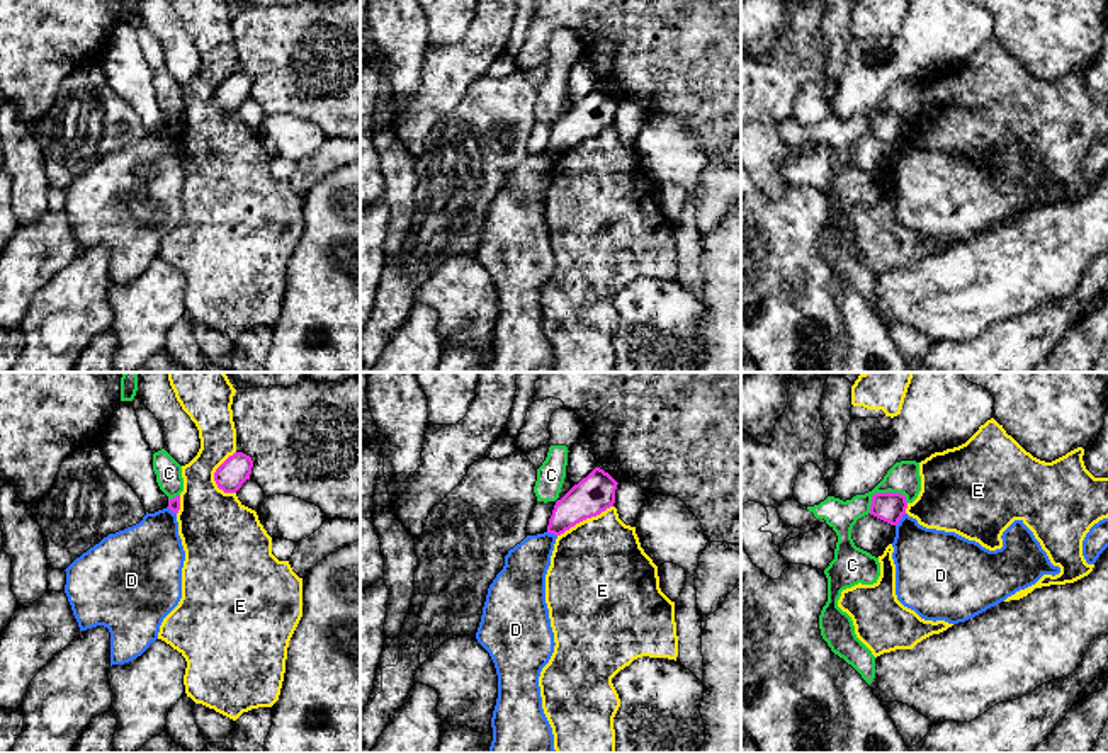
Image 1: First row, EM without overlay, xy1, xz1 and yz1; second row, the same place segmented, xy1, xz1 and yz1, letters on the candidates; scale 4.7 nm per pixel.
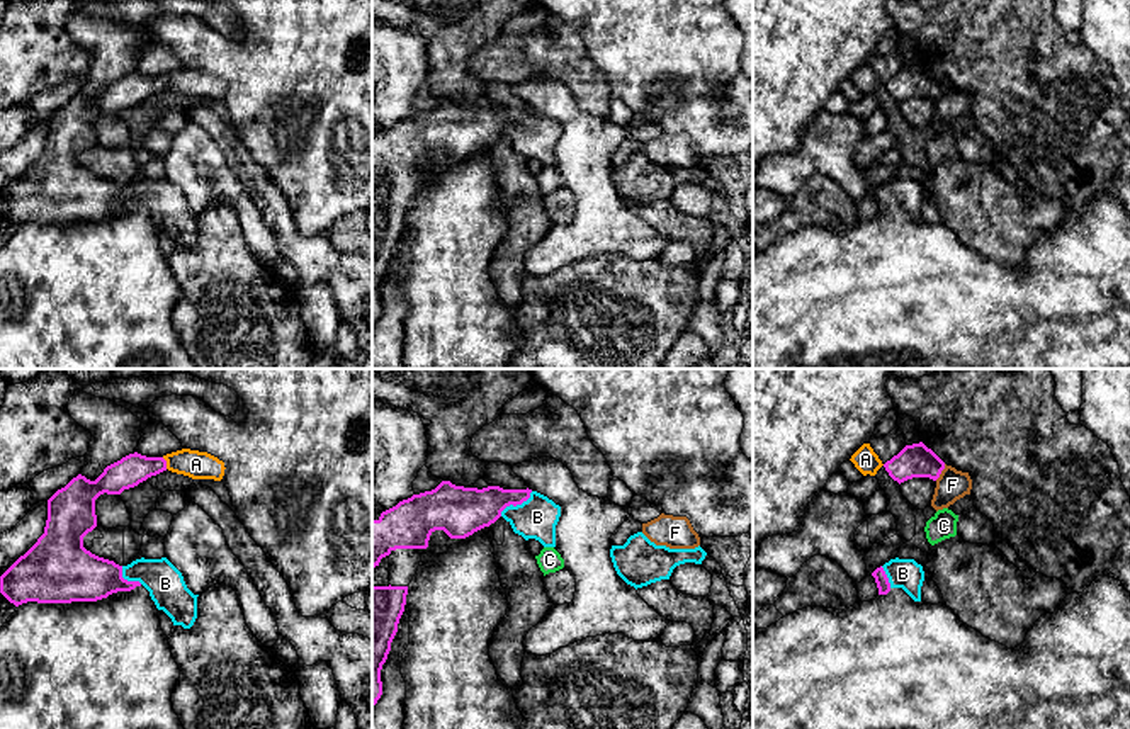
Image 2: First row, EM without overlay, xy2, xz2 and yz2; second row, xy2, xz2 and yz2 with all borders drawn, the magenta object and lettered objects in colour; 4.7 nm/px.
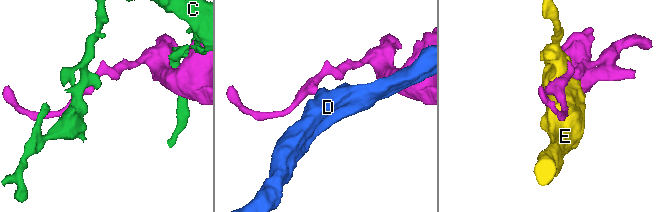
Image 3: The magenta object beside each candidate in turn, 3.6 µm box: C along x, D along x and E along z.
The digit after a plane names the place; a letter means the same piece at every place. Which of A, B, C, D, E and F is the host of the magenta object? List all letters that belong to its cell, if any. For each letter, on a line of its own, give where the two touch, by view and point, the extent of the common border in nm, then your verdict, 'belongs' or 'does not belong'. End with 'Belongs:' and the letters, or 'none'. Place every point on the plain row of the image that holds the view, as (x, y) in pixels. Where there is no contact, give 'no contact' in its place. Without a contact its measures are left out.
A: contact xy2 (165, 82); length 60 nm; does not belong
B: contact xz2 (515, 124); length 200 nm; belongs
C: contact yz1 (882, 113); length 200 nm; does not belong
D: contact yz1 (901, 136); length 80 nm; does not belong
E: contact xy1 (214, 92); length 220 nm; does not belong
F: contact yz2 (940, 92); length 90 nm; does not belong
Belongs: B

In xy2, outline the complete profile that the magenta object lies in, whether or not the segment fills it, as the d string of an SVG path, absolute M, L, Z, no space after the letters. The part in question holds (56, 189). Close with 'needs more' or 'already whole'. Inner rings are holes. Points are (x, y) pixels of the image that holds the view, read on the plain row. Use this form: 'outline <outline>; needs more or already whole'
outline M134 71L107 85L95 100L82 93L73 97L48 119L44 153L0 195L0 212L19 226L27 221L97 221L143 204L173 245L190 248L199 214L187 207L167 177L119 185L83 167L83 156L97 146L95 119L100 114L121 114L163 90L163 76Z; needs more

